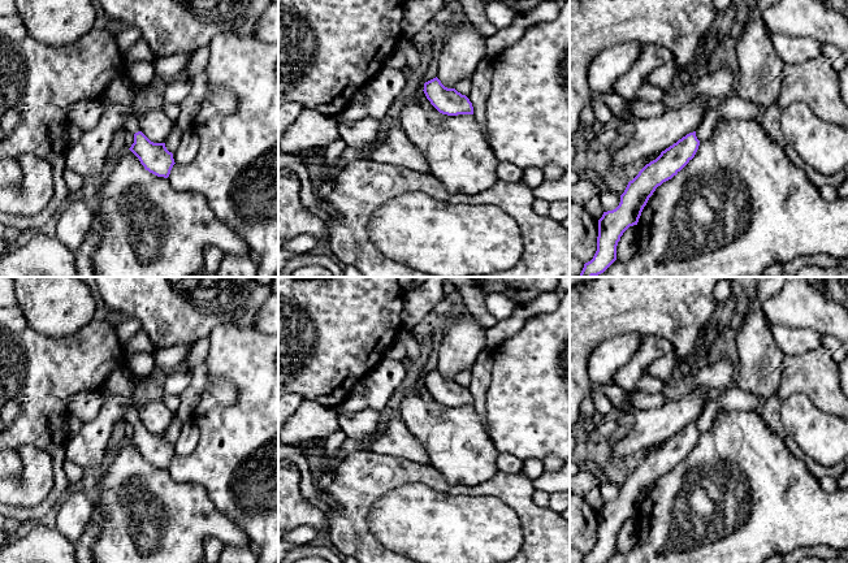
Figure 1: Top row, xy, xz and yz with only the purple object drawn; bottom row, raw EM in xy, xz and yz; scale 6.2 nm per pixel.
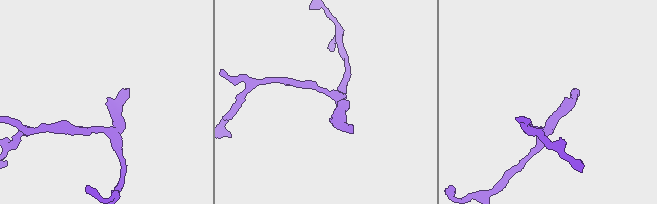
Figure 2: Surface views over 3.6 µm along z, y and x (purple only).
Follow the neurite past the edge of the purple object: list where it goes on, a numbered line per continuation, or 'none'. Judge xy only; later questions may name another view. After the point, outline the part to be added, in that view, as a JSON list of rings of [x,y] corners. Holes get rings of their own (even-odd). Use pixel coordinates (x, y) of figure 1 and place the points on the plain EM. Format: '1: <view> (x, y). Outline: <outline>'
1: xy (132, 416). Outline: [[[129,404],[129,407],[127,407],[126,412],[125,412],[124,420],[126,423],[130,423],[131,425],[142,423],[139,416],[138,416],[138,408],[135,407],[135,404]]]

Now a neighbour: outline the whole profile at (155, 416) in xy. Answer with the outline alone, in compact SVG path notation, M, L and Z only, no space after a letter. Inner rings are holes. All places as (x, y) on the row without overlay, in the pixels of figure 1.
M153 400L138 407L138 416L151 433L164 434L174 413L161 400Z

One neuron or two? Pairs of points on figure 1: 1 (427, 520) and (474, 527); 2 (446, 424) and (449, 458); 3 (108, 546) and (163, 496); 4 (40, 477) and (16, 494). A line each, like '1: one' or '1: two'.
1: one
2: one
3: one
4: one

